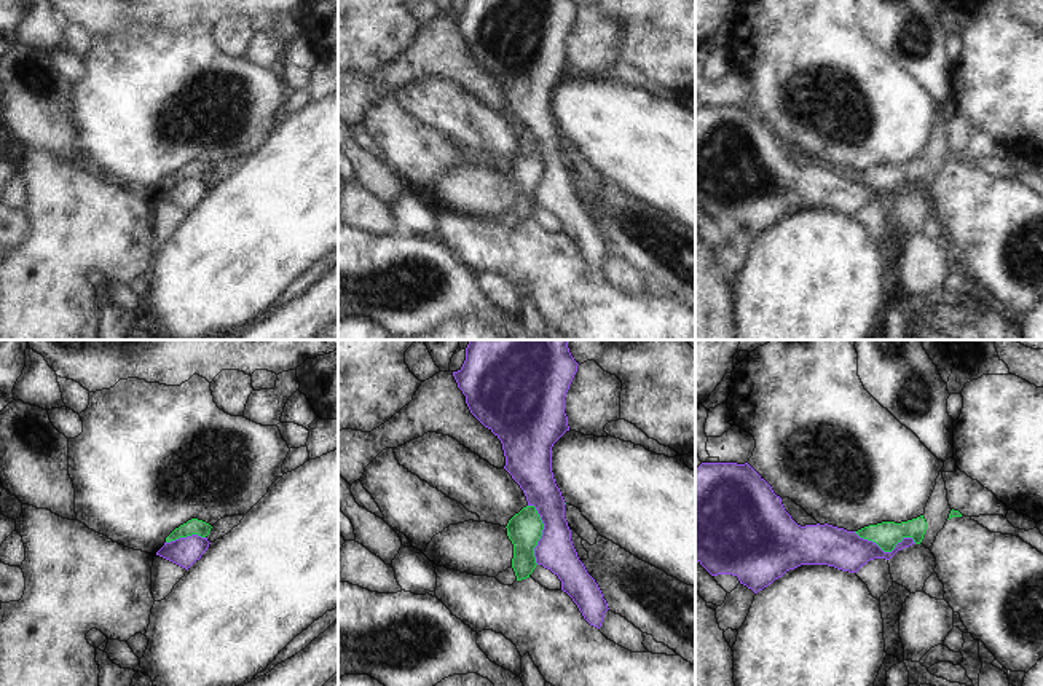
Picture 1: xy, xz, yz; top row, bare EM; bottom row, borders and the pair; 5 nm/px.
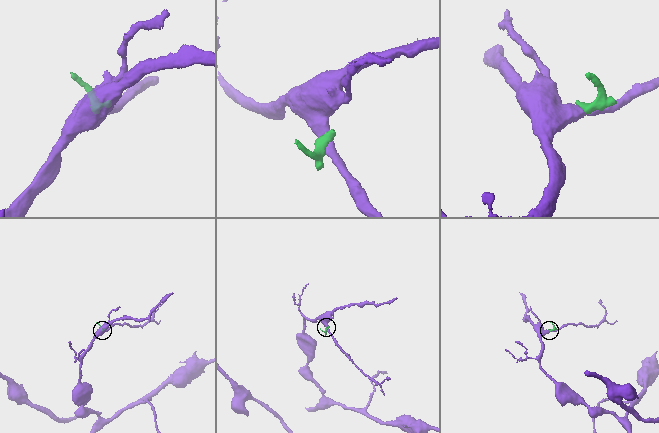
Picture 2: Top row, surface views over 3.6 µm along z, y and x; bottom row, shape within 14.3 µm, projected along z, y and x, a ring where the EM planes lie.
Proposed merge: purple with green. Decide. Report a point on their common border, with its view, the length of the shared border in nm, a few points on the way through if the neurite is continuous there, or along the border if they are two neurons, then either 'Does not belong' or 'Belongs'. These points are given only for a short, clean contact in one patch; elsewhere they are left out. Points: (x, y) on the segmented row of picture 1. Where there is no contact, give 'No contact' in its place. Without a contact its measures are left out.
Touches purple at yz (885, 552). Shared border 320 nm. Boundary: yz (854, 532), (884, 551), (890, 551), (905, 538), (916, 543). Does not belong.

